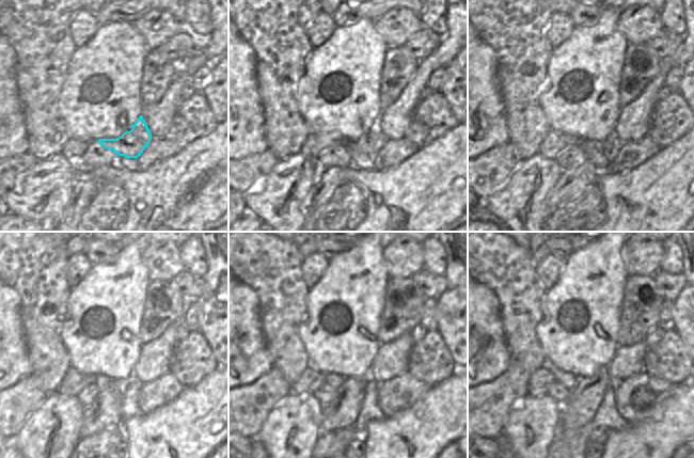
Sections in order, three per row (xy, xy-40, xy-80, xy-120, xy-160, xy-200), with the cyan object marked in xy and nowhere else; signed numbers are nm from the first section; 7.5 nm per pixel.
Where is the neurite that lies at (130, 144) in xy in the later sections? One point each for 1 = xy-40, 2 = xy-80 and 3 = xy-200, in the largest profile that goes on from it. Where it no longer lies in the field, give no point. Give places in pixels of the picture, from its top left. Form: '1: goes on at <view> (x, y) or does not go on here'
1: goes on at xy-40 (371, 144)
2: goes on at xy-80 (554, 143)
3: goes on at xy-200 (540, 380)

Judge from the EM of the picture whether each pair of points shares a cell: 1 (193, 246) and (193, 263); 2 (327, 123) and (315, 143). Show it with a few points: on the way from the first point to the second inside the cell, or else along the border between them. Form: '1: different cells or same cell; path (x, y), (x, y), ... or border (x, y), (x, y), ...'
1: same cell; path (193, 250), (193, 258)
2: different cells; border (310, 131), (337, 131), (346, 139)

